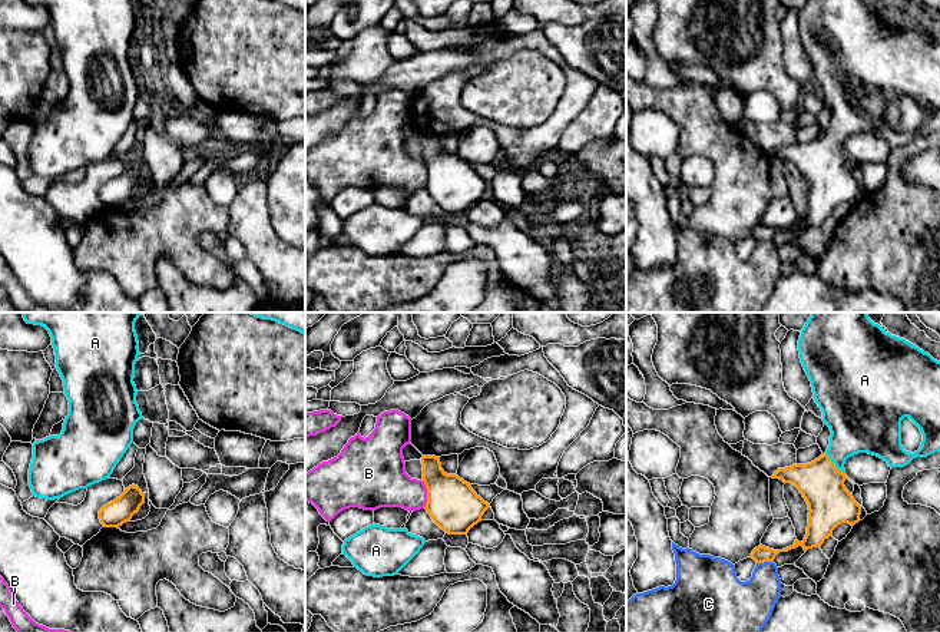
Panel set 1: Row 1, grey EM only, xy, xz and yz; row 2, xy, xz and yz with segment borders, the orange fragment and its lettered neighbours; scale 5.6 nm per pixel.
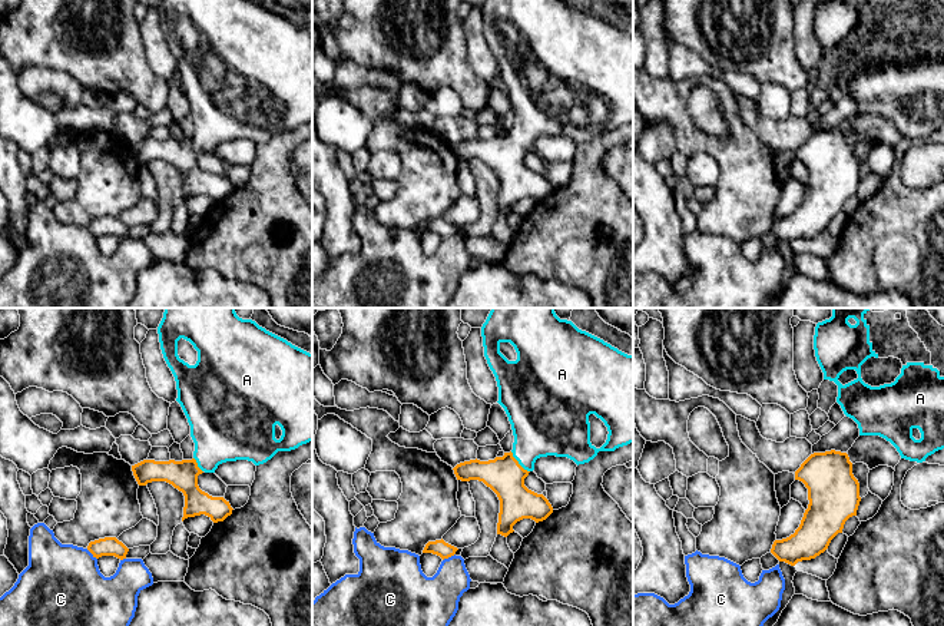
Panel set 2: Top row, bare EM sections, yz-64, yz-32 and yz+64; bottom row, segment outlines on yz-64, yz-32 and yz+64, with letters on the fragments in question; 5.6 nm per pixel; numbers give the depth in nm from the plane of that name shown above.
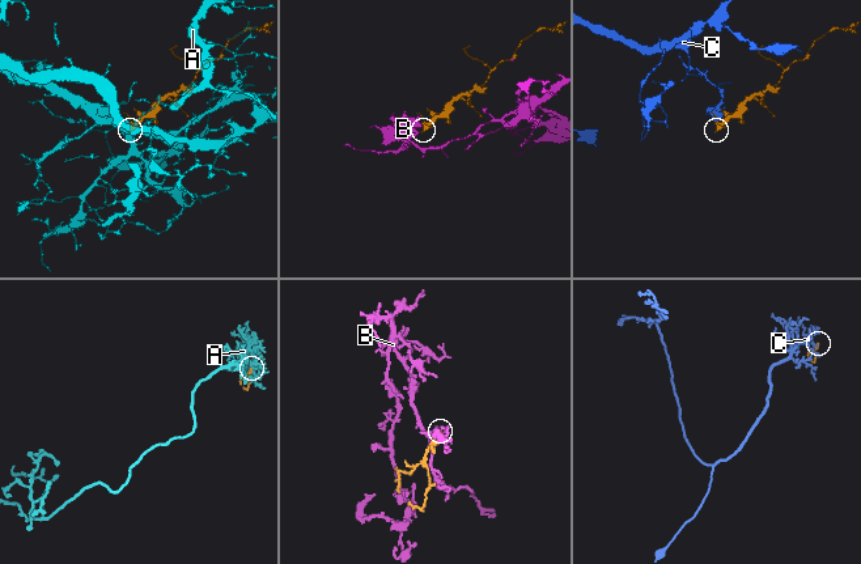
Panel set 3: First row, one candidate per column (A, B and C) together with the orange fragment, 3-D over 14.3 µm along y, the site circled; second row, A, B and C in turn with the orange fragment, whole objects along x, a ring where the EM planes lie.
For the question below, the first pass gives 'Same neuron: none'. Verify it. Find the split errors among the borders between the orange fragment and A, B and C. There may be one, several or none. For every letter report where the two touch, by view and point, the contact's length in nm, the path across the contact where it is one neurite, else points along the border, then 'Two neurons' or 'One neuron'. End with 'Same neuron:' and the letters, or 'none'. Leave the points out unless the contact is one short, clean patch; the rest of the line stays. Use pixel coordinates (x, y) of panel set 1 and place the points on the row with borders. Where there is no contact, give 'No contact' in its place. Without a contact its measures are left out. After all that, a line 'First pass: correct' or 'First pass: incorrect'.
A: Touches orange at yz (834, 465). Shared border 170 nm. Path across: yz (821, 485), (821, 480), (834, 465), (836, 455), (856, 426). One neuron
B: Touches orange at xz (427, 495). Shared border 160 nm. Boundary: xz (421, 480), (426, 487), (424, 508). Two neurons
C: Touches orange at yz (764, 561). Shared border 100 nm. Two neurons
Same neuron: A
First pass: incorrect

